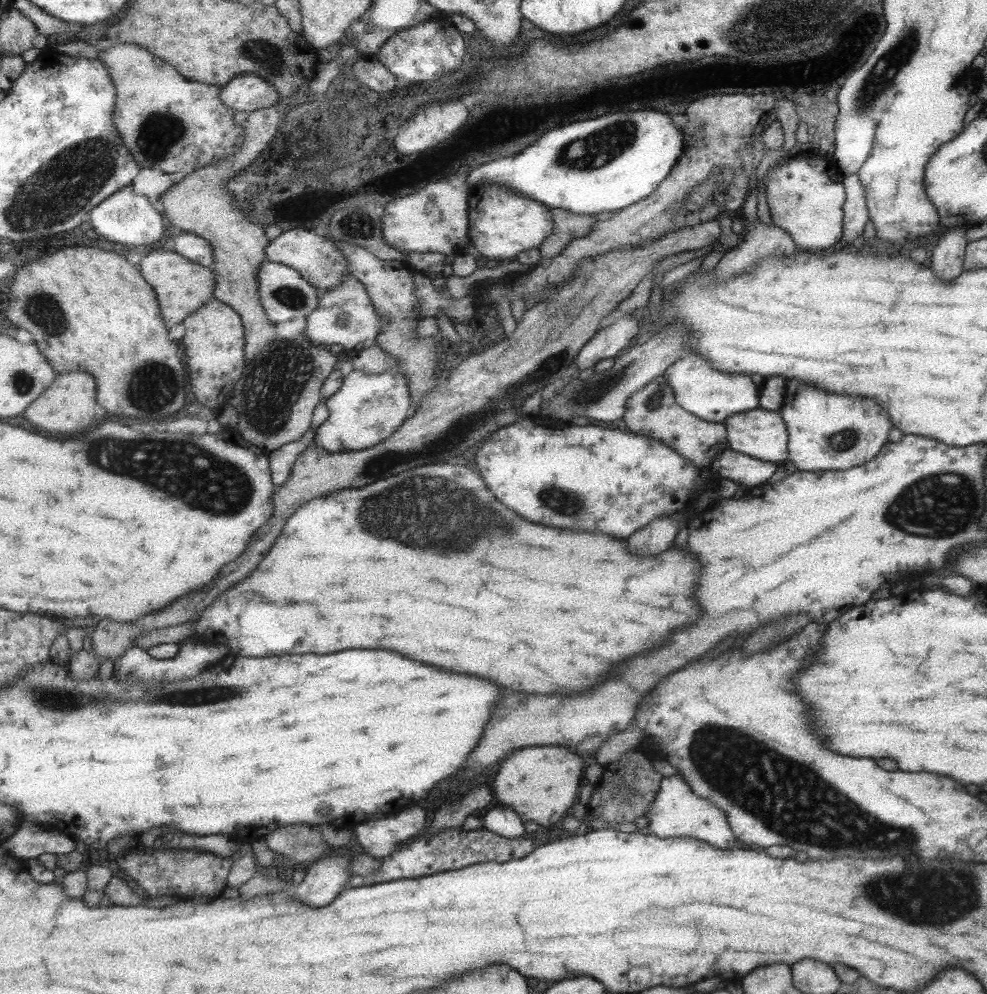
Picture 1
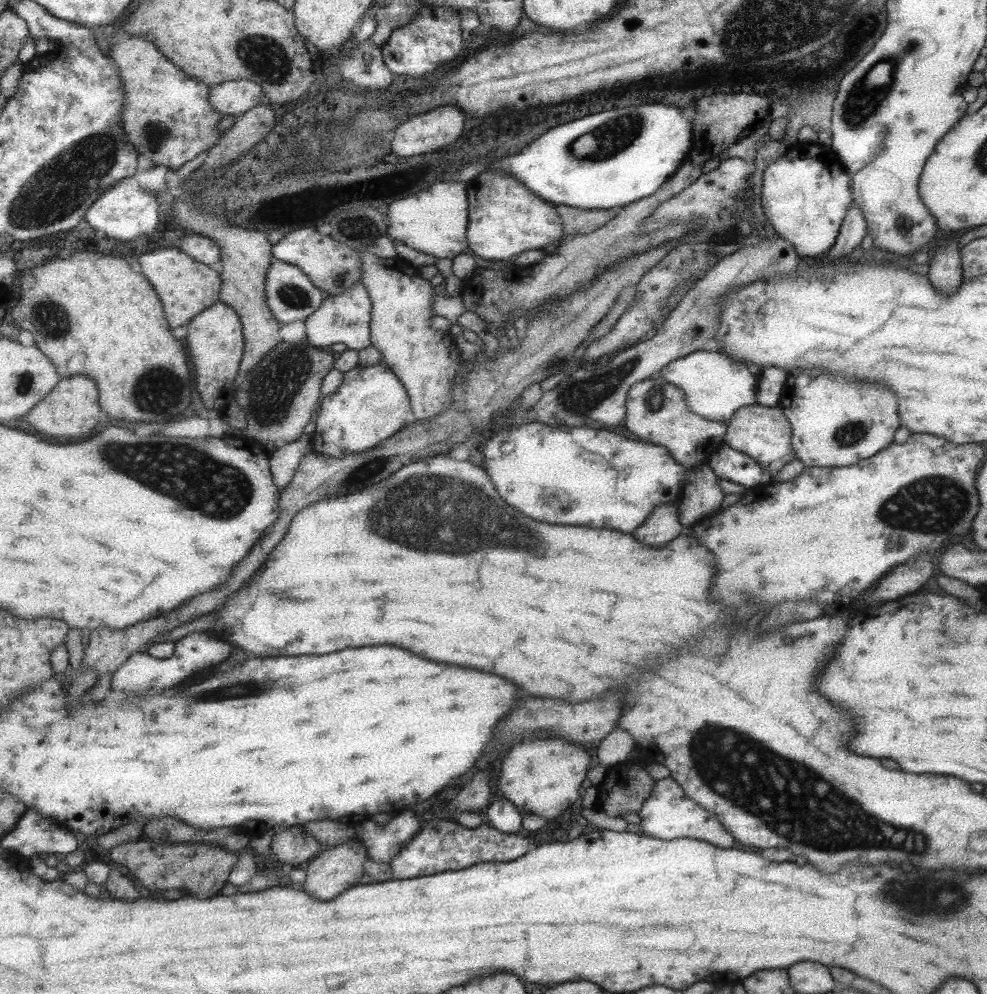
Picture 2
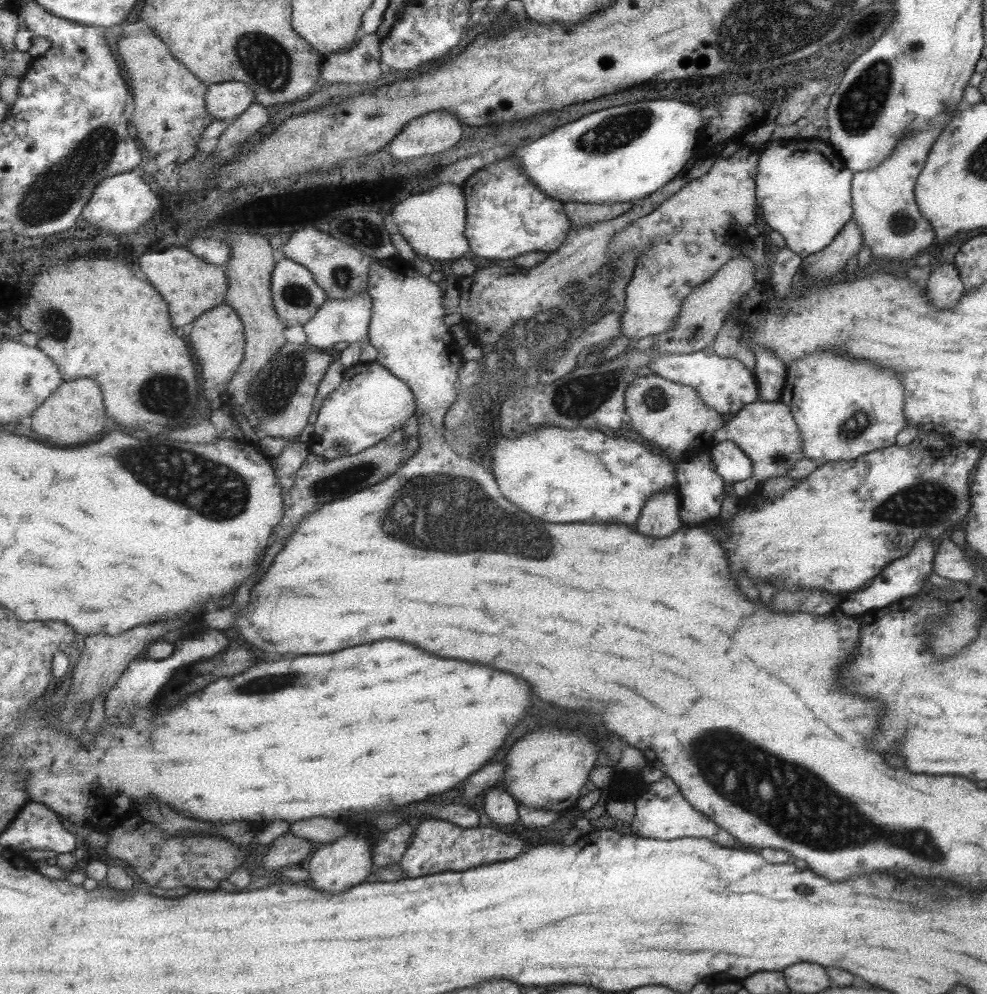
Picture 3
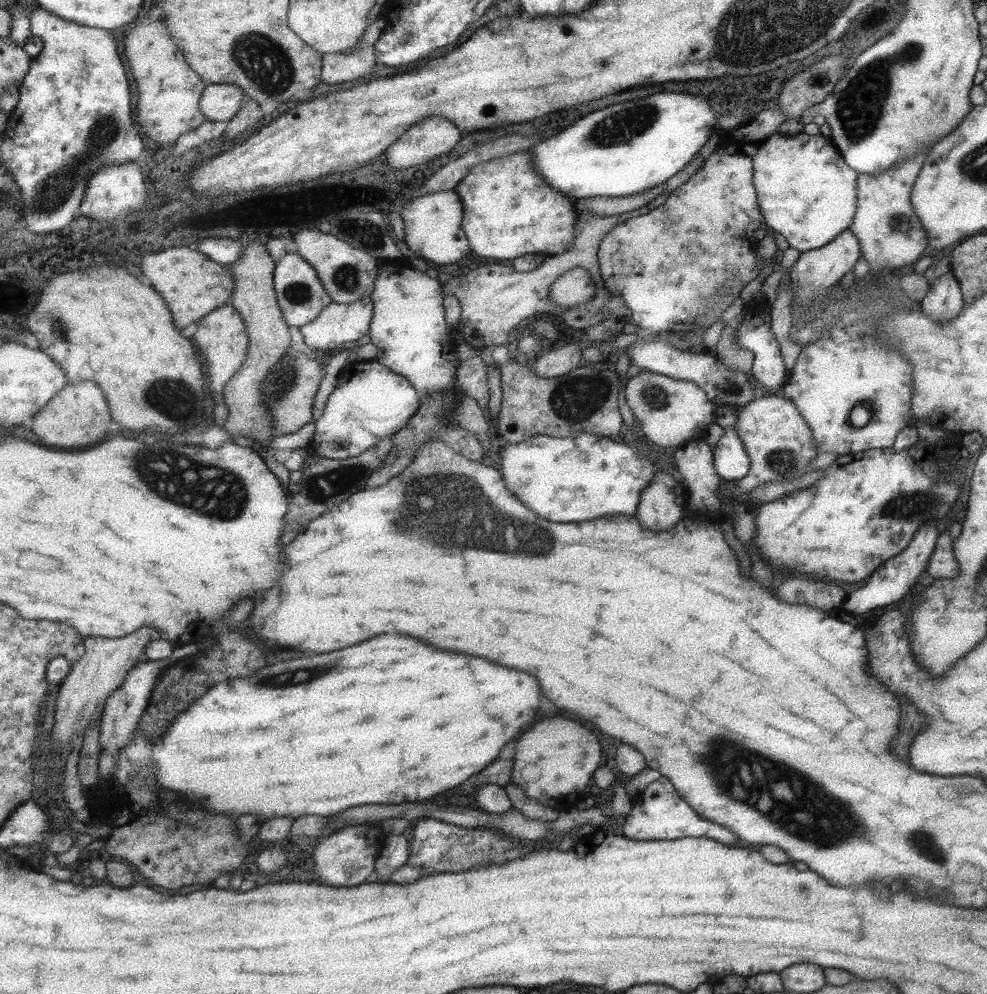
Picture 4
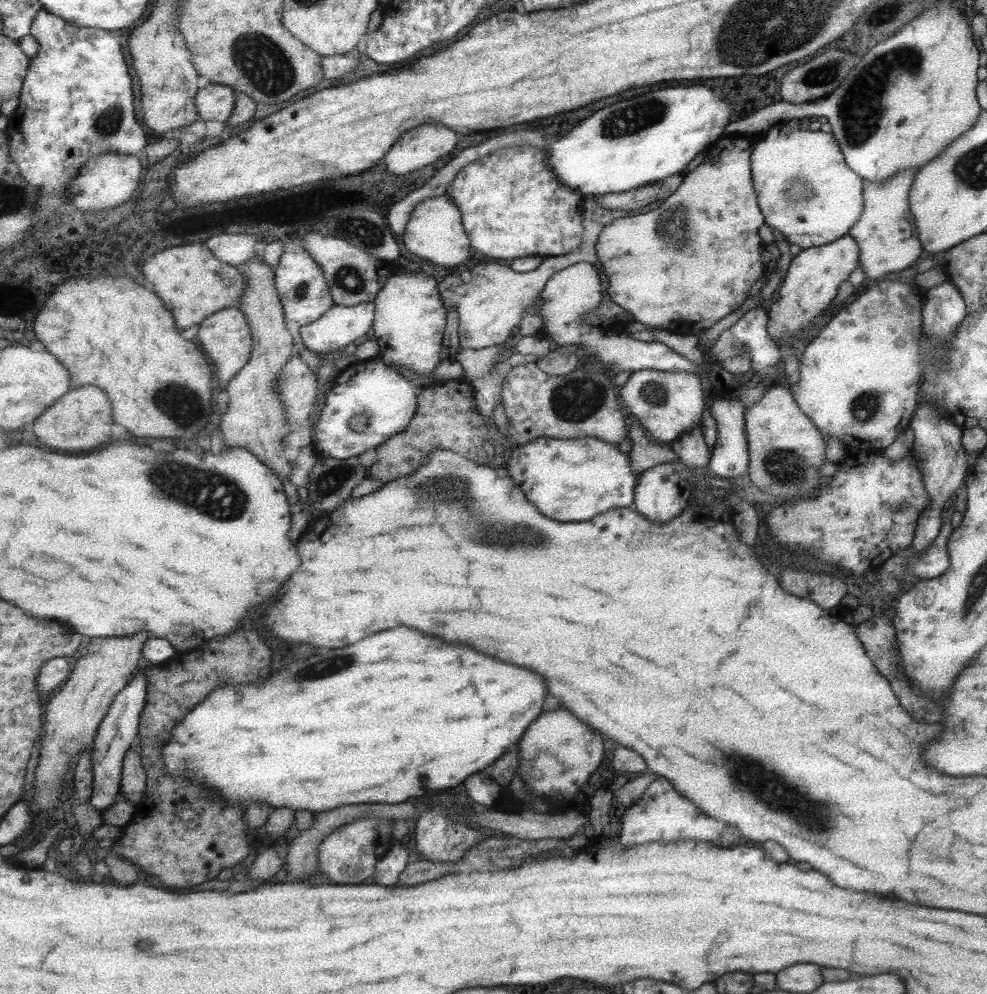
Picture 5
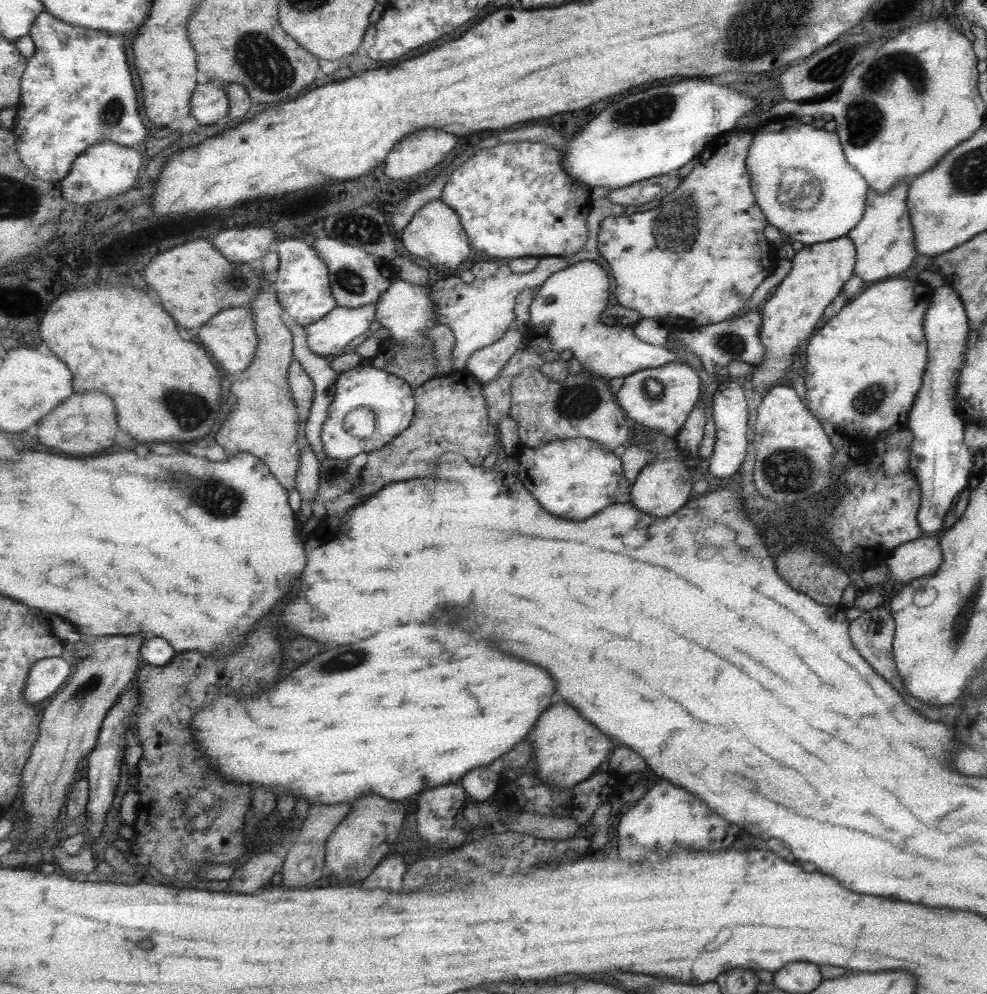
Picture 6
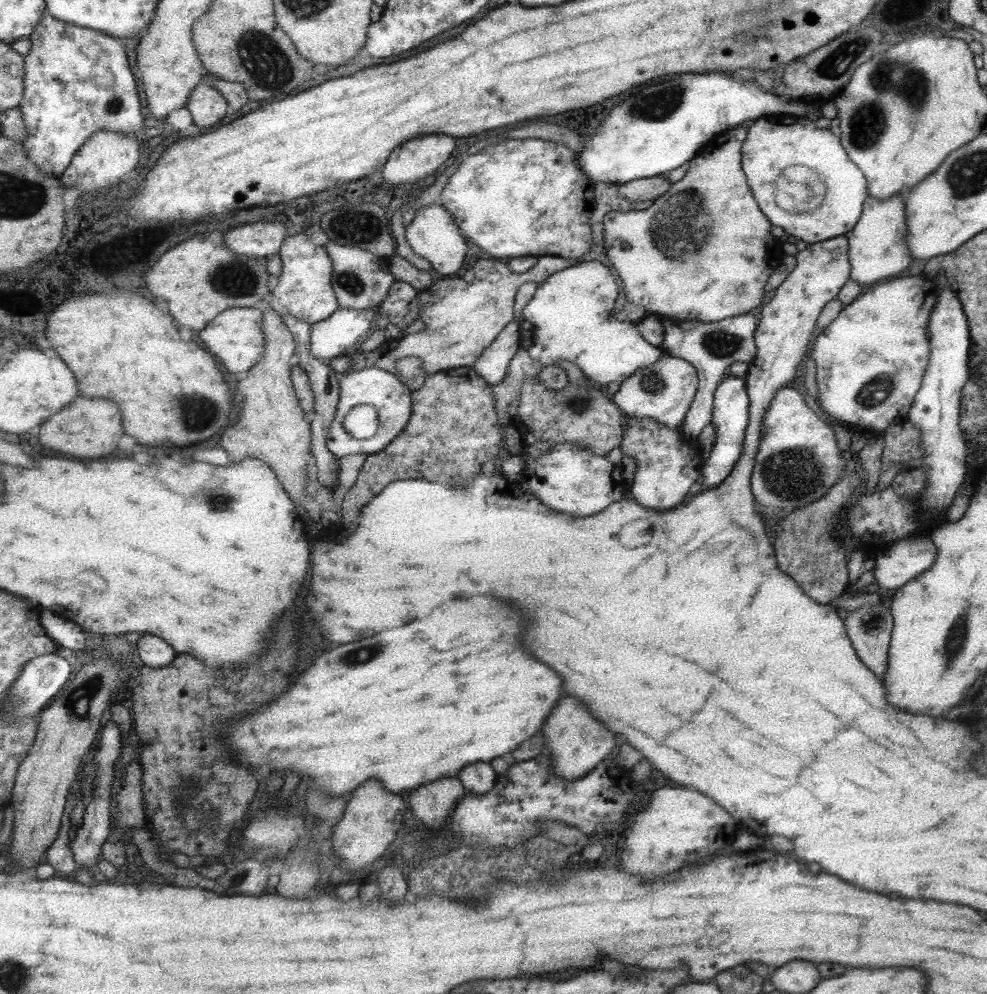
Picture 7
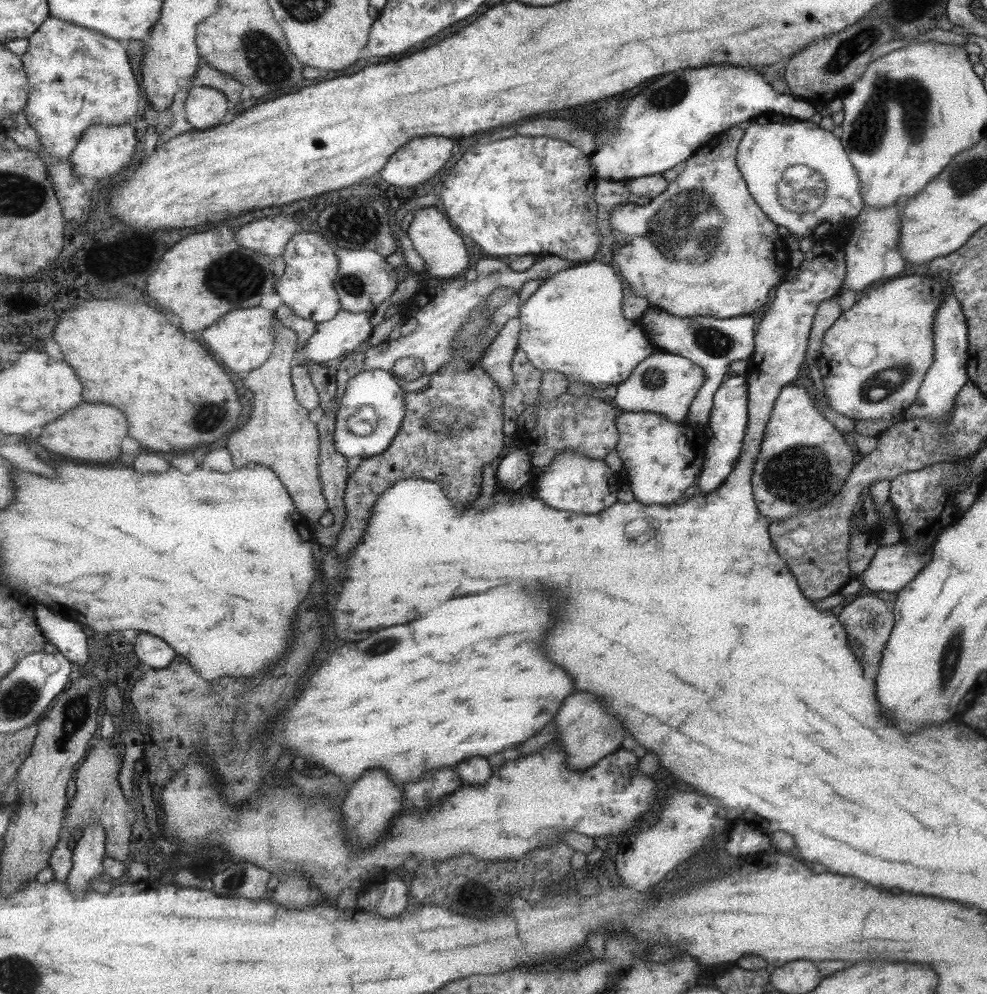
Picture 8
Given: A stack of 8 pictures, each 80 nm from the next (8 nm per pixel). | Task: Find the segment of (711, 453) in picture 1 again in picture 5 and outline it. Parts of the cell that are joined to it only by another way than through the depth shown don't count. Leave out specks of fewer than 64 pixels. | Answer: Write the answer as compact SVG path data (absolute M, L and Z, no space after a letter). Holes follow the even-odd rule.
M662 370L632 372L618 393L627 413L639 420L647 436L653 442L667 446L688 432L693 425L700 424L701 414L706 409L705 398L708 396L697 374Z

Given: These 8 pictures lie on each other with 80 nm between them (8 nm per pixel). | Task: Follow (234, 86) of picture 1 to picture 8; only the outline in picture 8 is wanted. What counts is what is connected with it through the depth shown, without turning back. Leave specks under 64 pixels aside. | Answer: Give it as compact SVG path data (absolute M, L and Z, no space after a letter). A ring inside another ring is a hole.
M201 85L189 90L184 112L195 130L205 131L230 118L231 102L224 92Z

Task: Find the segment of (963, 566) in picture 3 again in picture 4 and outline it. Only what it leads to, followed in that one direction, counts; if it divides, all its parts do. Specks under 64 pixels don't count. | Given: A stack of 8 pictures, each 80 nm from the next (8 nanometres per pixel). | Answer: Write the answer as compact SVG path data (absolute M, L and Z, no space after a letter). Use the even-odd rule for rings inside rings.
M941 533L940 537L936 538L936 545L924 566L923 574L927 574L927 576L934 579L942 579L956 577L957 571L952 541L948 533Z

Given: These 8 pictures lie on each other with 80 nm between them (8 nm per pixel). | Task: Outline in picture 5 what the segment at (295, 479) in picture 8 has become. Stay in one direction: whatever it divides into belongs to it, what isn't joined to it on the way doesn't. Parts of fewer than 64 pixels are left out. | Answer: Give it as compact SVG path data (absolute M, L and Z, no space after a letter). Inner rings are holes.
M256 256L242 267L248 282L239 308L247 315L254 349L249 364L228 384L229 407L219 426L227 448L244 448L252 451L279 475L281 480L290 480L294 465L285 458L285 437L295 428L291 427L286 404L280 395L279 377L284 366L293 356L293 336L285 325L286 310L276 287L276 271Z

